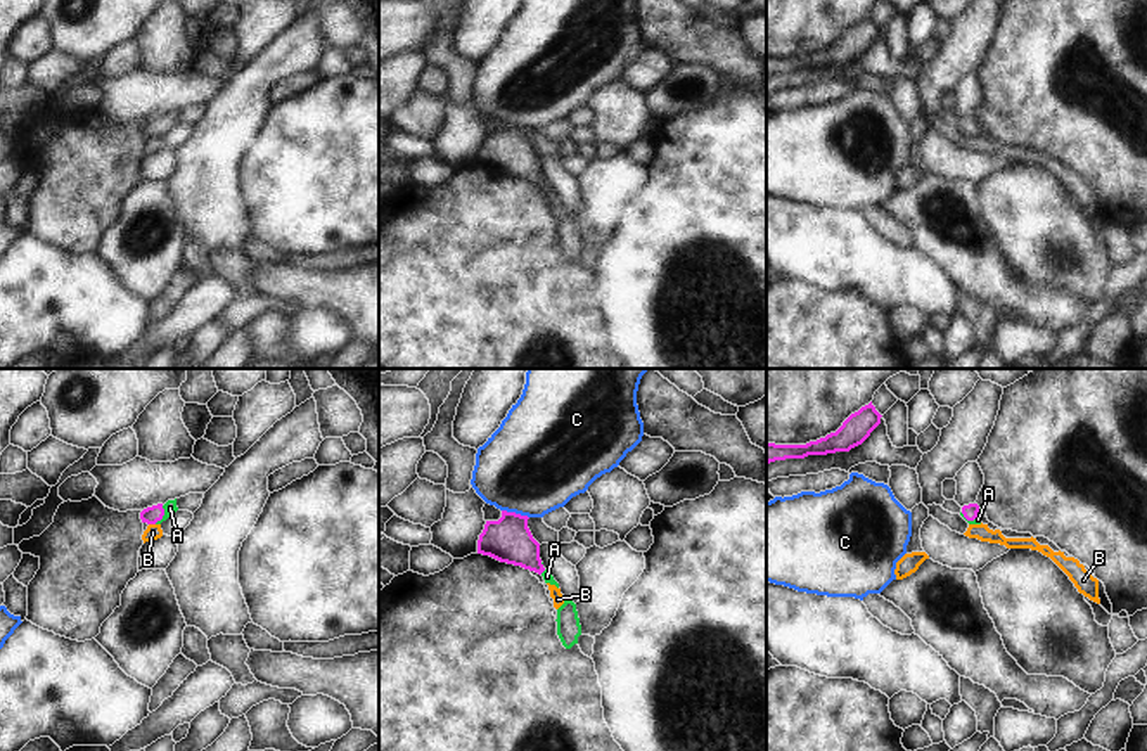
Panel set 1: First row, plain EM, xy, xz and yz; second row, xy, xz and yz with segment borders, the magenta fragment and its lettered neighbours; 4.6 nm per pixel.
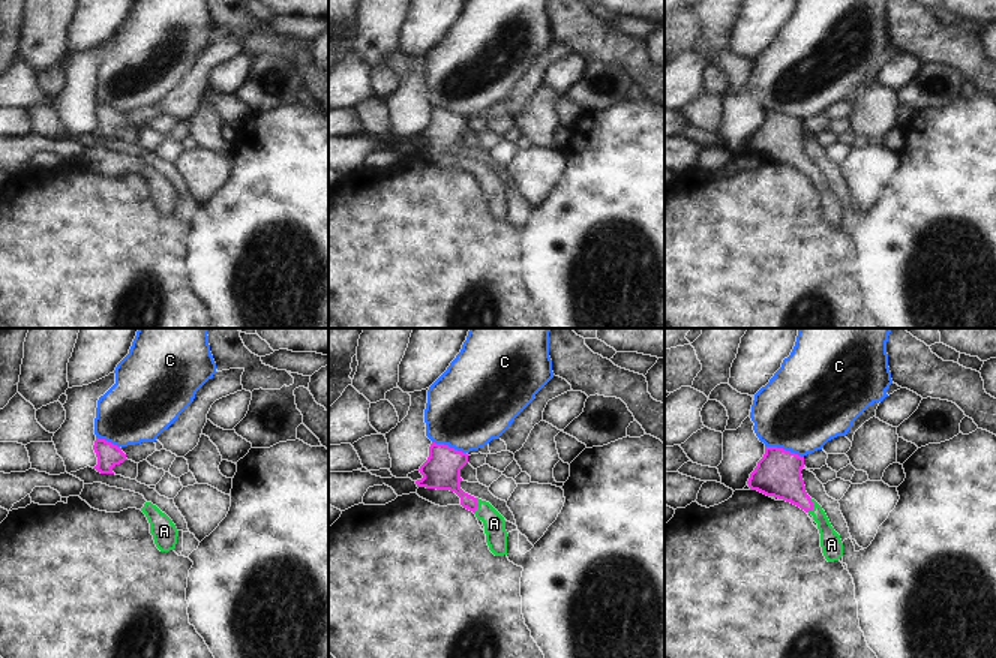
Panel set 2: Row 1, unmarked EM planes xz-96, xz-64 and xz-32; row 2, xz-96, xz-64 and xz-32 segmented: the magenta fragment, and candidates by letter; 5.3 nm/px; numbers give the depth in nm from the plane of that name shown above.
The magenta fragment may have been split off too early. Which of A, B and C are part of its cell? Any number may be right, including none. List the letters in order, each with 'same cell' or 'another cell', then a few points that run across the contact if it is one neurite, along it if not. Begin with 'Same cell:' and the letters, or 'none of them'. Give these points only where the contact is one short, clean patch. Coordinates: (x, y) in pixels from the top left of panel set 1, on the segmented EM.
Same cell: A
A: same cell | xy (151, 514), (163, 514), (170, 507)
B: another cell | xy (149, 523), (154, 525)
C: another cell | xz (502, 509), (528, 518)

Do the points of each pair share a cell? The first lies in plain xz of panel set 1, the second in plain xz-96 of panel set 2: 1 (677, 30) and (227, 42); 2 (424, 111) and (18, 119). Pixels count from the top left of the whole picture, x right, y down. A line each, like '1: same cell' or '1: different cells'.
1: different cells
2: different cells

